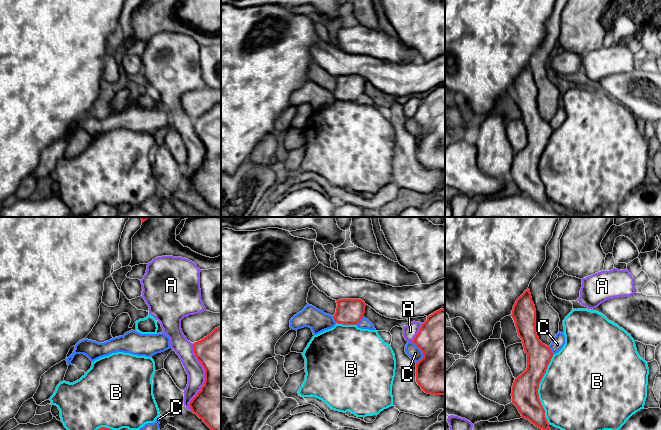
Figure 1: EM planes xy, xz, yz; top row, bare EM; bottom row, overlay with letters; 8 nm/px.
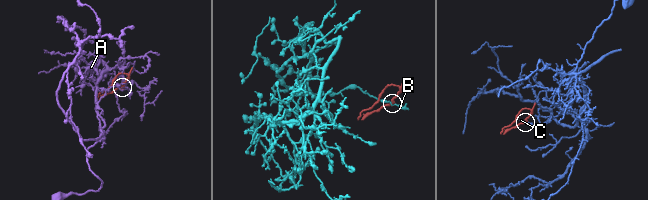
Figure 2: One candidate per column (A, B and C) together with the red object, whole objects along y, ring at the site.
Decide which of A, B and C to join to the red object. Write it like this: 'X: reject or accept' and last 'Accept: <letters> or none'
A: reject
B: reject
C: reject
Accept: none

